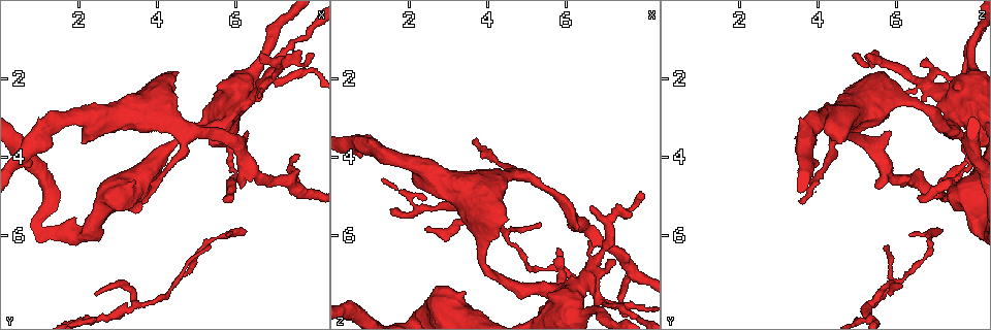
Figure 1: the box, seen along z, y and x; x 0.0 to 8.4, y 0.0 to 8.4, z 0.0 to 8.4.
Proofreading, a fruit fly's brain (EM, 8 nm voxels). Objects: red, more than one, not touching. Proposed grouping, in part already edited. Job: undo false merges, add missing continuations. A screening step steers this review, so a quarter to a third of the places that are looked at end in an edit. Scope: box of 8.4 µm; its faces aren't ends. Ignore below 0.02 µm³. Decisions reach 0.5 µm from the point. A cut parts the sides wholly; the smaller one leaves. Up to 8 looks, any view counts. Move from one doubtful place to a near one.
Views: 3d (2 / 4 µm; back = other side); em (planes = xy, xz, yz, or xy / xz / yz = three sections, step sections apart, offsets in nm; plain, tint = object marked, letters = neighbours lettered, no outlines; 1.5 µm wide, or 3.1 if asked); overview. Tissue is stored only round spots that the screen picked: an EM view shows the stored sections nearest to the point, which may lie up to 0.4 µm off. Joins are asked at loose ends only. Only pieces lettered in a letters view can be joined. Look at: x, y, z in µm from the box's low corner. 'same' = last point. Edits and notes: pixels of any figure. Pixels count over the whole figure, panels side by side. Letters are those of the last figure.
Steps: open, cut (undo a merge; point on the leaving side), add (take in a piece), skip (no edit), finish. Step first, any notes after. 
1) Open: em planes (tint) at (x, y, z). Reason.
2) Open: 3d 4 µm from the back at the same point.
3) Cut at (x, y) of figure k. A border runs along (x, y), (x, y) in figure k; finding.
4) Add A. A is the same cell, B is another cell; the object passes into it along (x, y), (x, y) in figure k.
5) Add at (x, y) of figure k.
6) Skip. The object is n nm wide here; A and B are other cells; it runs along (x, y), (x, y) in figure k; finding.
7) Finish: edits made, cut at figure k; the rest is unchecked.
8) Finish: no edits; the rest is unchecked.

Open: em yz step 4 (letters) at (5.35, 6.30, 5.75).

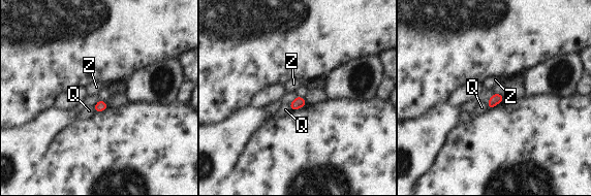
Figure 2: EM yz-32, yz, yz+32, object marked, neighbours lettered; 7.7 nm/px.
Skip. Q and Z are other cells; no lettered piece goes on from it.

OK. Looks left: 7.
Open: em xy step 8 (tint) at (7.95, 1.85, 7.80).

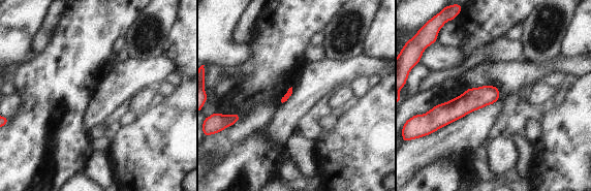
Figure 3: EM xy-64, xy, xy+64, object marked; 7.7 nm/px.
Open: em planes (letters) at the same point. Another direction.

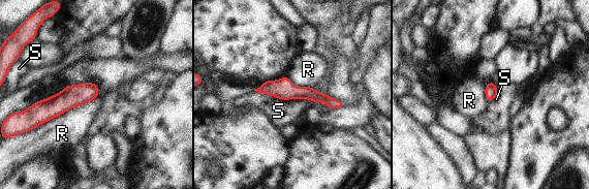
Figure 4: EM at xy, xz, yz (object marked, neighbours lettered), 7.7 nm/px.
Skip. The object is 100 nm wide here; R and S are other cells; it runs along (261, 89), (307, 92), (341, 104) in figure 4; one cell here.

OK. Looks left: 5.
Open: 3d 2 µm at (6.60, 1.45, 5.25). Branch stops here.

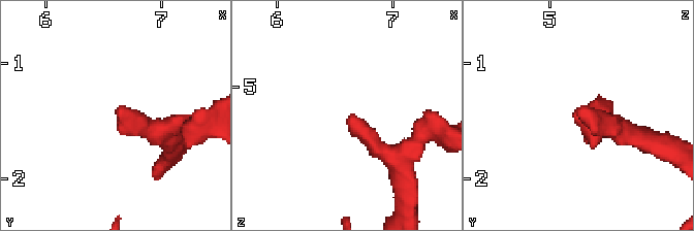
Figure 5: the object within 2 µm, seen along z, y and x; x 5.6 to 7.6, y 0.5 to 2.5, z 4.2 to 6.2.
Open: em xy step 8 (tint) at (6.58, 1.42, 5.24).

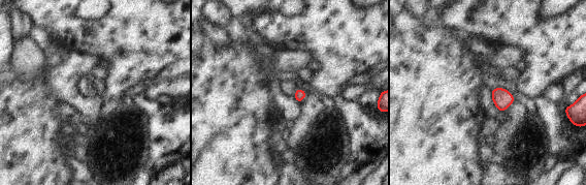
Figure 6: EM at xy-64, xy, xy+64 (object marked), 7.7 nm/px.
Open: em planes (letters) at the same point.

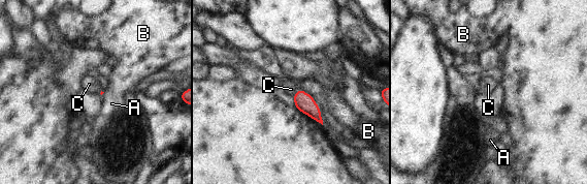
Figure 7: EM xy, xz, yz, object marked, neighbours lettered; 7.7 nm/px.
Add at (291, 89) of figure 7. C is the same cell, A and B are other cells; the object passes into it along (304, 102), (295, 93), (291, 89) in figure 7; the cell continues.

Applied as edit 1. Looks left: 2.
Finish: edits made, add at figure 7; the rest is unchecked.

